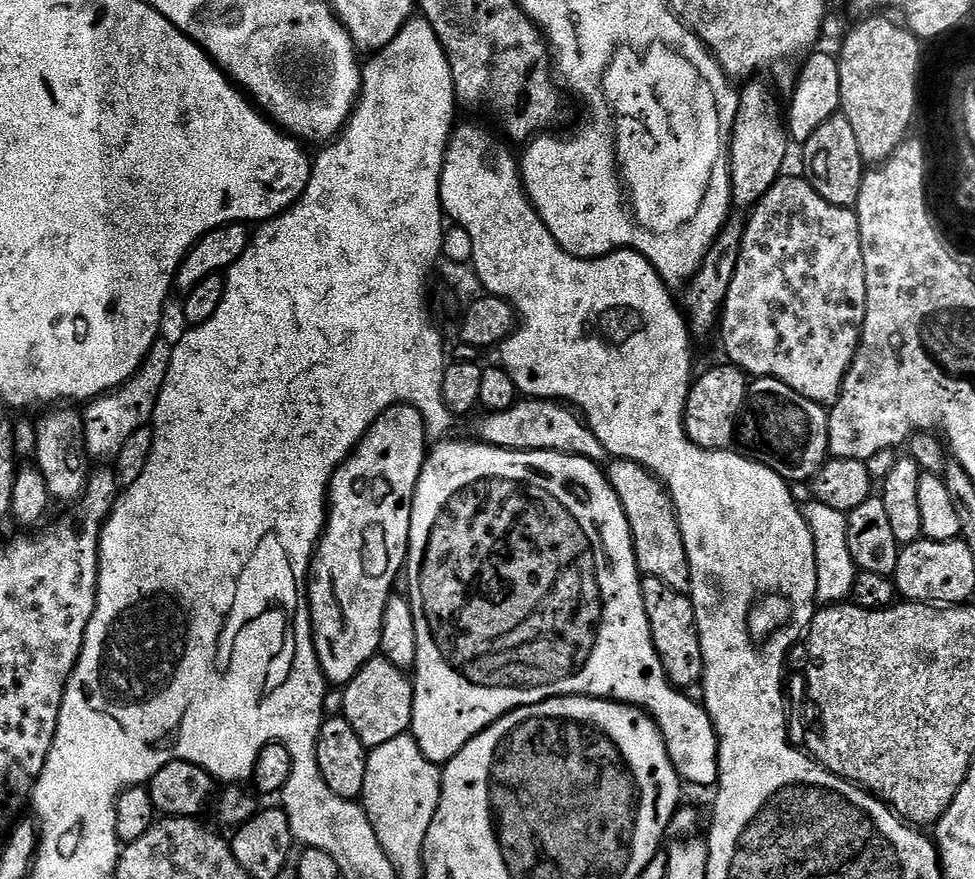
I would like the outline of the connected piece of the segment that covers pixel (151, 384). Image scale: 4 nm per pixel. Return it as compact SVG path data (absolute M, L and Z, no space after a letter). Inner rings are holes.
M164 338L157 339L142 366L125 384L83 405L82 439L84 451L91 459L93 456L96 460L111 461L122 450L122 446L126 446L130 434L134 434L151 421L152 411L158 402L158 394L162 390L162 382L166 382L166 370L170 370L171 357L172 344L164 341Z

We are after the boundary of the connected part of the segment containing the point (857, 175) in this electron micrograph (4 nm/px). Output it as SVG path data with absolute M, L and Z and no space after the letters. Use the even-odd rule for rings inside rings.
M837 114L822 122L822 126L818 126L818 130L814 130L814 134L810 134L808 141L802 145L802 152L802 172L812 183L814 190L834 206L852 208L860 193L866 165L862 158L862 150L858 150L858 138L854 135L854 129L850 127L850 118Z

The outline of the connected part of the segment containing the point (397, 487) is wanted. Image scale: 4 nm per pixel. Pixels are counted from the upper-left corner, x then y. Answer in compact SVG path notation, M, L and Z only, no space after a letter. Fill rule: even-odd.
M396 404L393 408L387 408L378 419L370 426L367 434L361 438L356 449L350 453L346 459L336 468L336 473L332 476L332 481L328 484L328 515L324 525L324 535L320 537L320 543L316 545L315 553L312 557L312 567L308 577L308 612L312 616L312 641L318 654L320 668L324 672L324 679L332 686L343 686L349 684L353 678L362 670L362 666L380 650L380 639L382 638L382 618L386 610L388 597L393 595L396 584L396 575L401 575L408 558L408 539L410 538L410 514L412 513L412 503L414 494L418 486L418 478L424 469L426 459L426 449L430 441L422 414L411 404Z

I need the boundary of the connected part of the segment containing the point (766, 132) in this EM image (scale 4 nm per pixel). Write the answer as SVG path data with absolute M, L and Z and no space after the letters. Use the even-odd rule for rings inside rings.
M752 78L739 89L740 101L738 102L738 114L733 118L730 129L731 136L728 142L728 173L732 179L732 202L738 209L751 210L756 207L759 200L774 186L774 182L780 179L785 171L784 159L788 156L788 144L790 137L786 127L782 108L776 105L776 96L760 81L760 78Z

